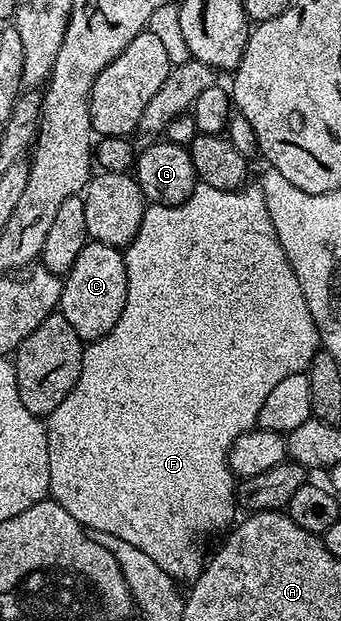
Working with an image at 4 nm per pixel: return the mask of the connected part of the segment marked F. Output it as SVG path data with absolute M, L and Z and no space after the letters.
M198 183L193 193L182 204L149 204L146 207L143 222L139 226L139 234L135 234L135 238L130 242L129 247L124 249L125 265L127 266L127 306L123 306L123 314L119 314L119 322L115 322L115 326L107 335L85 344L83 370L79 370L79 382L75 382L71 394L67 394L67 398L63 398L63 402L59 402L59 406L55 406L55 410L47 418L45 433L47 434L47 446L49 447L49 496L52 500L59 506L63 506L63 510L67 510L67 514L71 514L71 518L75 518L75 522L82 524L89 532L103 531L104 533L115 534L116 537L123 538L123 541L135 546L136 549L143 550L160 569L165 570L177 582L183 582L183 580L192 582L199 578L203 567L201 536L207 535L208 532L219 531L233 516L233 508L235 509L235 477L233 471L229 468L229 451L235 442L235 438L239 438L239 434L249 432L252 428L257 427L259 410L263 407L263 401L267 398L267 394L271 394L271 389L279 382L283 382L283 378L287 378L287 374L305 372L319 351L317 327L311 318L311 310L307 310L307 298L303 298L299 278L295 278L295 270L291 266L287 254L283 254L283 246L279 242L277 231L271 222L271 214L267 210L265 195L262 194L260 187L249 187L245 186L238 191L228 192L227 190L215 190L215 186Z

